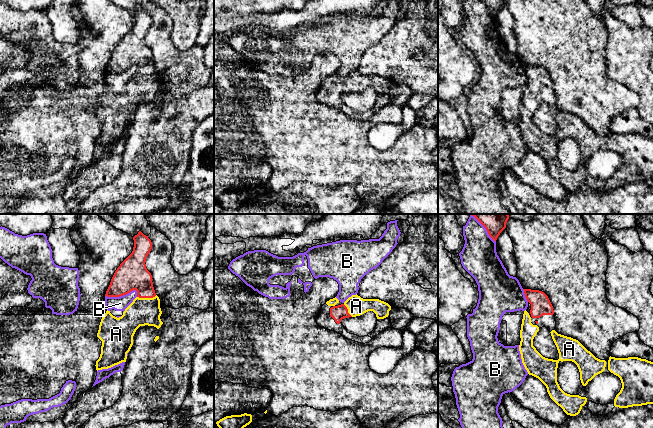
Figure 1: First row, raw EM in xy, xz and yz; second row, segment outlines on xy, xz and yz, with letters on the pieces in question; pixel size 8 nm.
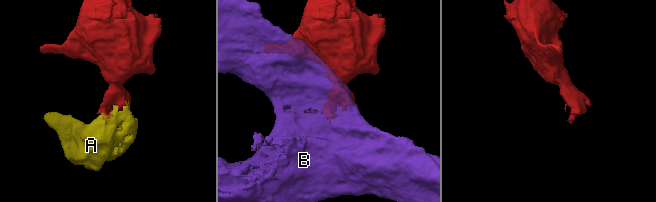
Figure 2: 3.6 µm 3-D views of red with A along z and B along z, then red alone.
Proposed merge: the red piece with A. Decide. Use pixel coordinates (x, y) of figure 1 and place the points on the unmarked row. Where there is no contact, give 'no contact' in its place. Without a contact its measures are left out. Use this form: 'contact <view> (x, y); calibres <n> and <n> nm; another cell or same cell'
contact xy (146, 73); calibres 260 and 220 nm; same cell

